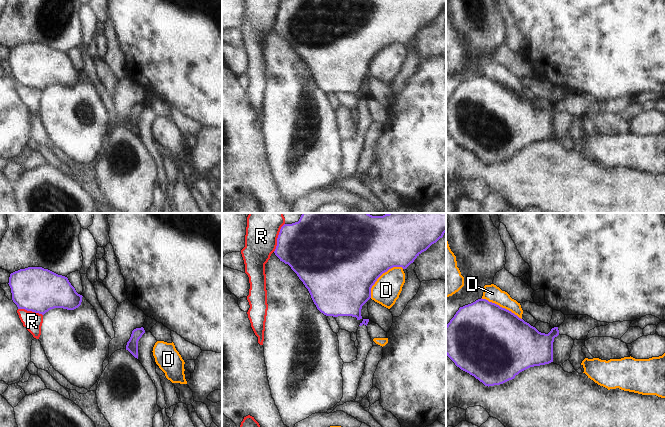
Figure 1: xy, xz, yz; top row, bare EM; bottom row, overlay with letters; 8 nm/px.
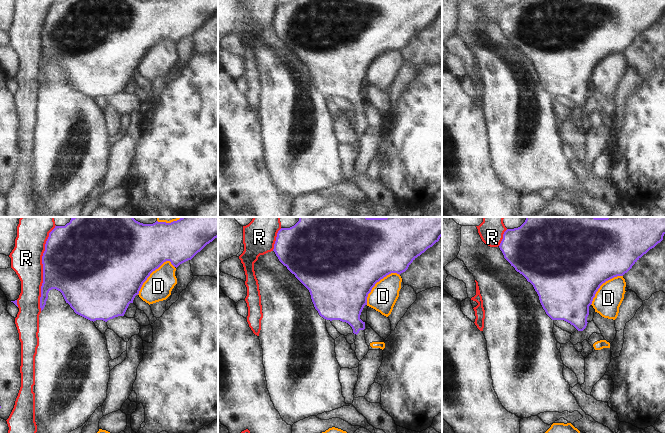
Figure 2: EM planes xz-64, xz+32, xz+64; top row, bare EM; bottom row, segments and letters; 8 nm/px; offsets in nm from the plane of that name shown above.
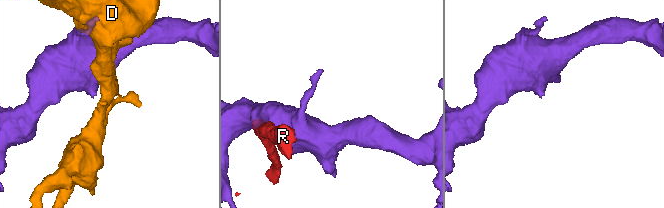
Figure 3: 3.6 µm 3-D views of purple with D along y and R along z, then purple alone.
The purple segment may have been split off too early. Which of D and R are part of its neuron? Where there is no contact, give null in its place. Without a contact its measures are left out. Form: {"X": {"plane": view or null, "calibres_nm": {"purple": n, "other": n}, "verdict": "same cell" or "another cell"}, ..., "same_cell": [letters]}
{"D": {"plane": "xz", "calibres_nm": {"purple": 500, "other": 220}, "verdict": "another cell"}, "R": {"plane": "xz", "calibres_nm": {"purple": 400, "other": 260}, "verdict": "another cell"}, "same_cell": []}

